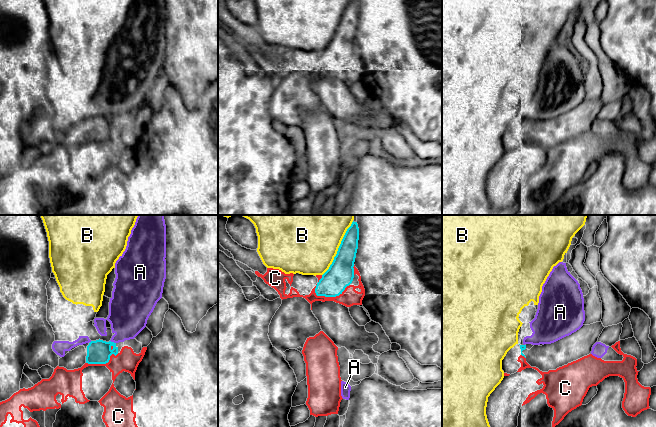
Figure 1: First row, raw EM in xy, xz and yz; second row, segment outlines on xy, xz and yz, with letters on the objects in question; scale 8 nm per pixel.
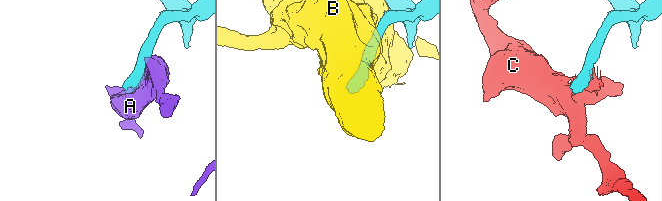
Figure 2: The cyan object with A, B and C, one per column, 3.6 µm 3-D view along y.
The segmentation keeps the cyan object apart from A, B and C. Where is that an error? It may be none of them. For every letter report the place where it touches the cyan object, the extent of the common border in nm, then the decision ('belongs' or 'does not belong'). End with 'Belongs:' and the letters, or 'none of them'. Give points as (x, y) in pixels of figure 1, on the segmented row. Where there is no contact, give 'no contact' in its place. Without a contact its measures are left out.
A: xy (113, 342) | 50 nm | does not belong
B: xz (338, 248) | 500 nm | does not belong
C: xz (331, 296) | 300 nm | does not belong
Belongs: none of them

